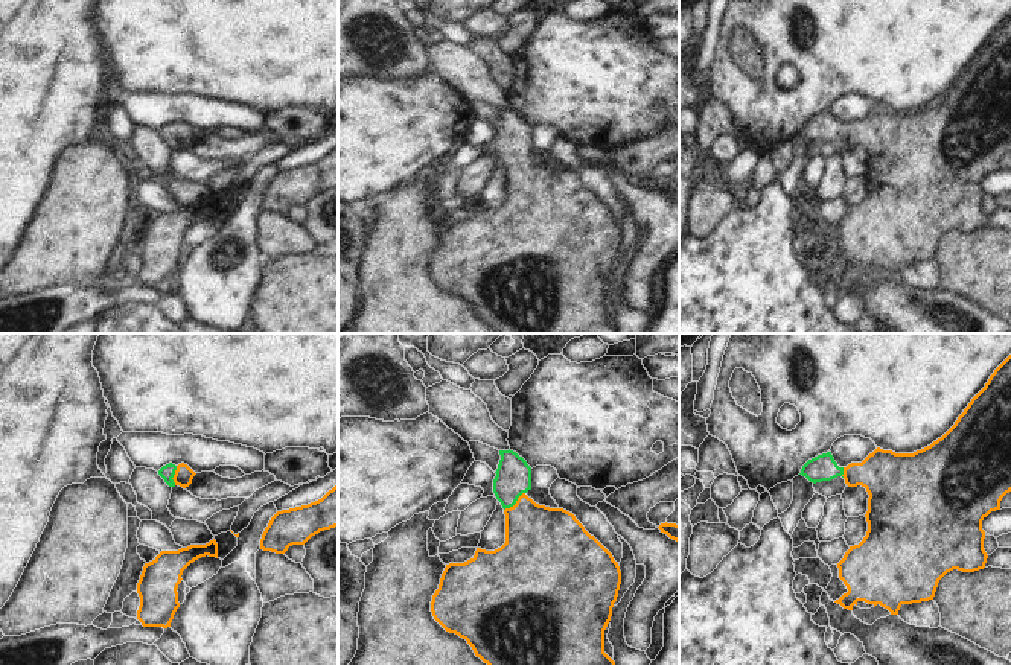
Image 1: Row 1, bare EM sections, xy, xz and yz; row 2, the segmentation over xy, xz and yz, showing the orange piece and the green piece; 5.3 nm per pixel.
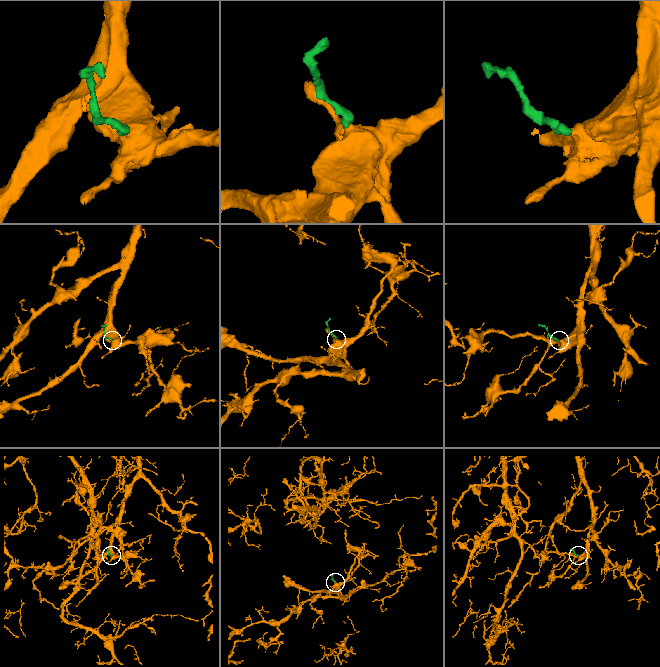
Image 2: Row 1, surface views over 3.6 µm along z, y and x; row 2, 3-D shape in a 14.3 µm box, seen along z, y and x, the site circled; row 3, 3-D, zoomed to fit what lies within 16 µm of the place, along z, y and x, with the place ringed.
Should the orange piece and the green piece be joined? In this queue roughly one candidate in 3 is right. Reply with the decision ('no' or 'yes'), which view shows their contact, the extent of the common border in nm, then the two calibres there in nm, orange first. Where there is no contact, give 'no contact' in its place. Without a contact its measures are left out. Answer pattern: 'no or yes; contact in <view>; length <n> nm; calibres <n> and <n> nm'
yes; contact in xz; length 150 nm; calibres 380 and 190 nm

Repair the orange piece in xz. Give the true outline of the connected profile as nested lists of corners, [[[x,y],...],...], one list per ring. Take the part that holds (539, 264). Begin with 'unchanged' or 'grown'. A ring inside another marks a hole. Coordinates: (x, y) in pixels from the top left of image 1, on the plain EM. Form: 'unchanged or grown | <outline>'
grown | [[[510,108],[499,114],[493,152],[506,173],[506,202],[495,210],[477,207],[470,219],[446,224],[431,260],[434,278],[466,298],[498,333],[617,333],[604,312],[604,289],[621,243],[618,222],[572,172],[539,164],[525,154],[531,149],[531,126],[522,116]]]

